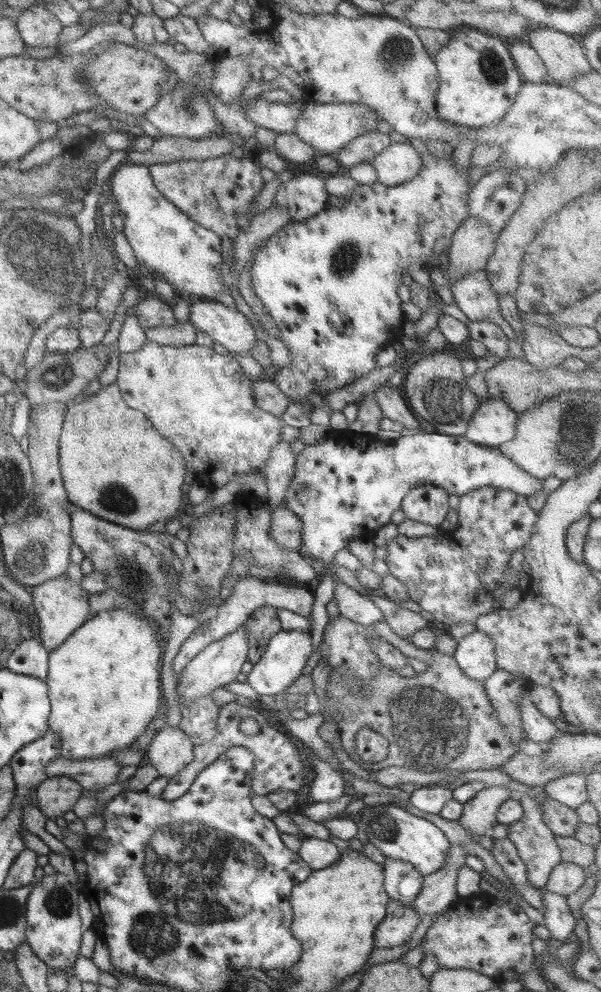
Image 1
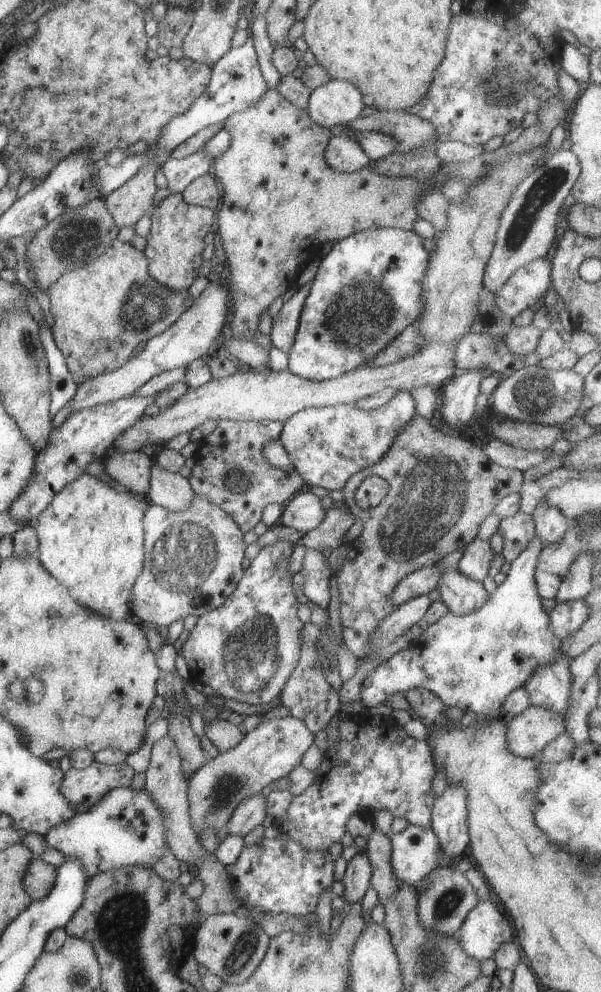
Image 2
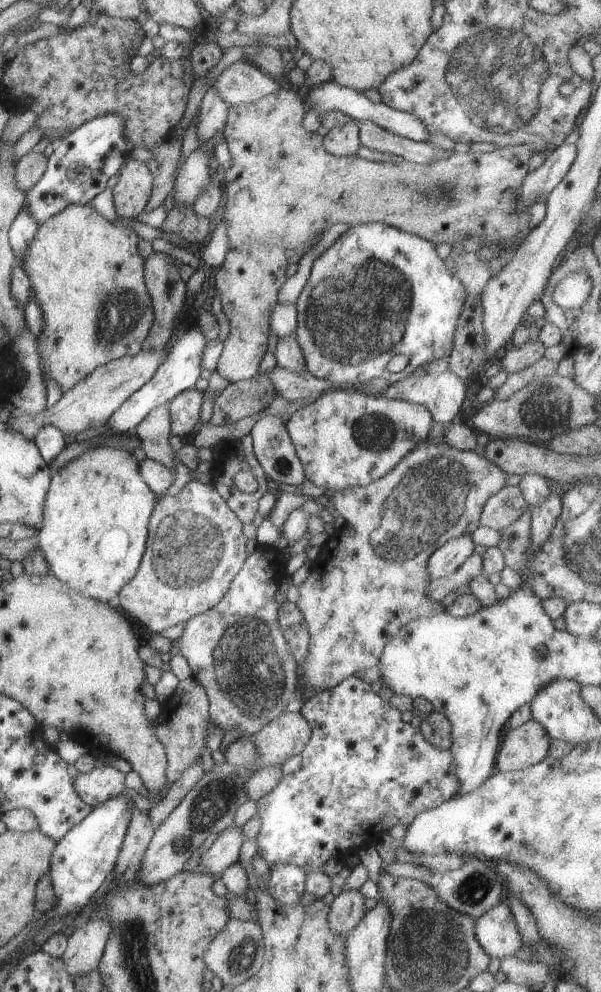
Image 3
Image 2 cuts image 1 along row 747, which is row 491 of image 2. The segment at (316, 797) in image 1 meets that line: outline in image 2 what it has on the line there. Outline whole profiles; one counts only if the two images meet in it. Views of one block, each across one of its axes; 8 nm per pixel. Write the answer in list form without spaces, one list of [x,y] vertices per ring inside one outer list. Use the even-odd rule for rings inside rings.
[[[308,489],[303,490],[282,506],[278,523],[304,533],[316,528],[326,516],[326,509],[320,500]]]

